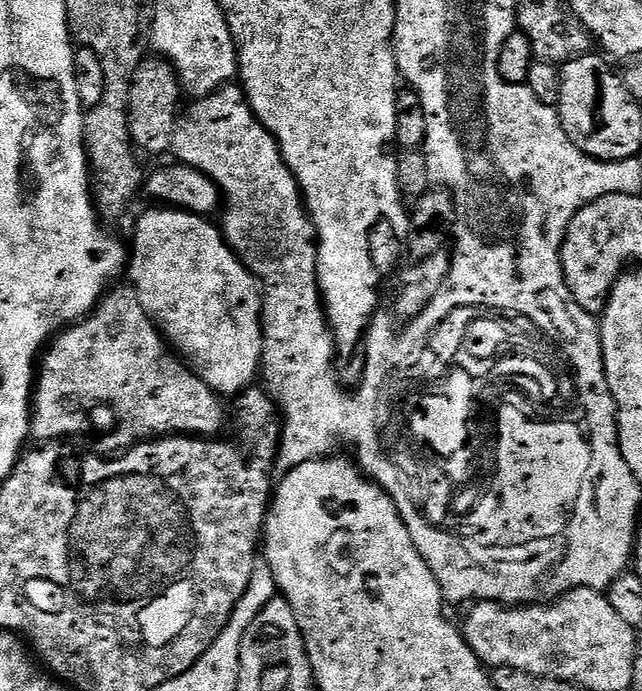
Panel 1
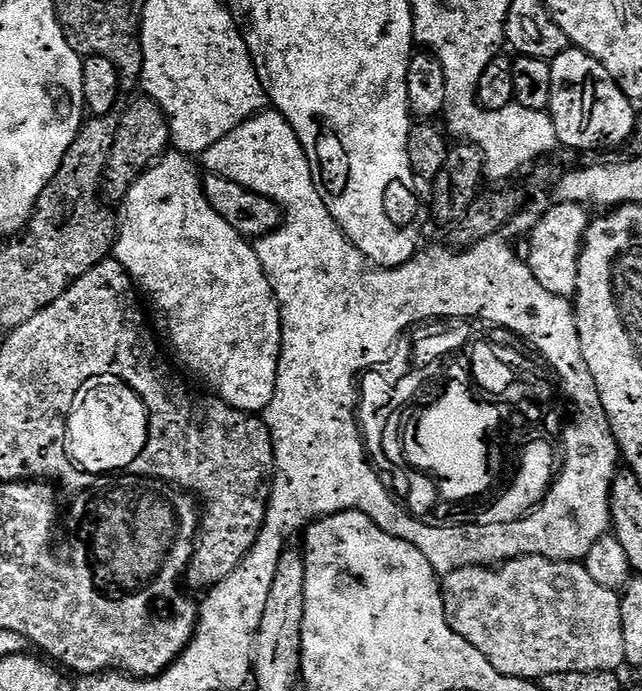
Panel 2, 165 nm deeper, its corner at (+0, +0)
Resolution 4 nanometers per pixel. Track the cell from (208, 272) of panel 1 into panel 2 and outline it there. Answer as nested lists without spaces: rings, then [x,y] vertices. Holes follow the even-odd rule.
[[[175,150],[169,151],[167,155],[163,157],[163,159],[153,164],[152,167],[148,169],[148,171],[142,173],[141,176],[139,176],[130,186],[130,190],[126,193],[126,195],[124,195],[124,199],[122,201],[122,207],[124,207],[124,213],[122,214],[119,213],[119,216],[118,216],[118,235],[116,238],[116,247],[114,249],[114,259],[128,271],[129,276],[132,277],[133,285],[135,285],[135,287],[139,289],[139,291],[142,293],[143,299],[146,301],[147,307],[150,309],[150,312],[151,312],[150,307],[152,307],[152,312],[154,315],[156,315],[157,325],[155,324],[155,327],[158,329],[158,332],[159,332],[158,327],[160,327],[161,333],[159,332],[159,335],[161,337],[163,337],[162,335],[164,335],[165,338],[168,339],[168,344],[170,347],[173,348],[174,351],[176,351],[177,358],[180,359],[181,362],[184,363],[185,366],[188,367],[189,370],[192,371],[193,374],[196,375],[198,379],[205,380],[205,382],[208,383],[209,386],[212,387],[214,391],[216,391],[213,393],[215,393],[215,395],[219,397],[219,399],[225,400],[227,404],[231,406],[231,408],[237,408],[238,410],[242,410],[243,412],[251,412],[253,414],[260,414],[260,413],[263,413],[264,407],[268,405],[268,403],[270,402],[270,398],[274,394],[274,386],[276,385],[276,361],[278,359],[278,352],[275,347],[260,348],[264,344],[264,320],[262,317],[260,317],[259,310],[256,309],[256,296],[254,293],[252,293],[251,286],[248,285],[248,272],[246,269],[244,269],[244,264],[242,261],[240,261],[240,256],[238,253],[236,253],[235,246],[232,245],[233,237],[230,235],[230,229],[228,225],[225,224],[223,220],[221,220],[220,215],[216,213],[214,209],[209,207],[206,201],[204,201],[203,195],[201,195],[201,193],[197,191],[197,189],[201,187],[202,180],[199,175],[196,177],[196,172],[194,169],[192,169],[192,164],[188,160],[191,160],[191,159],[189,159],[187,155],[181,154]]]

